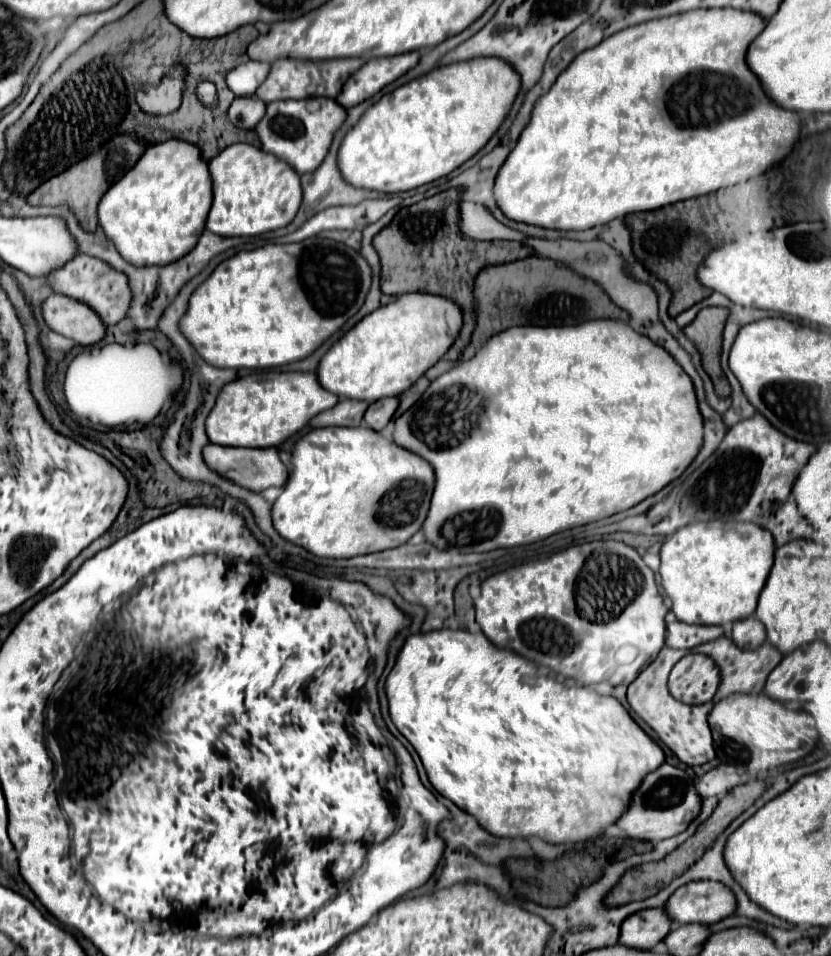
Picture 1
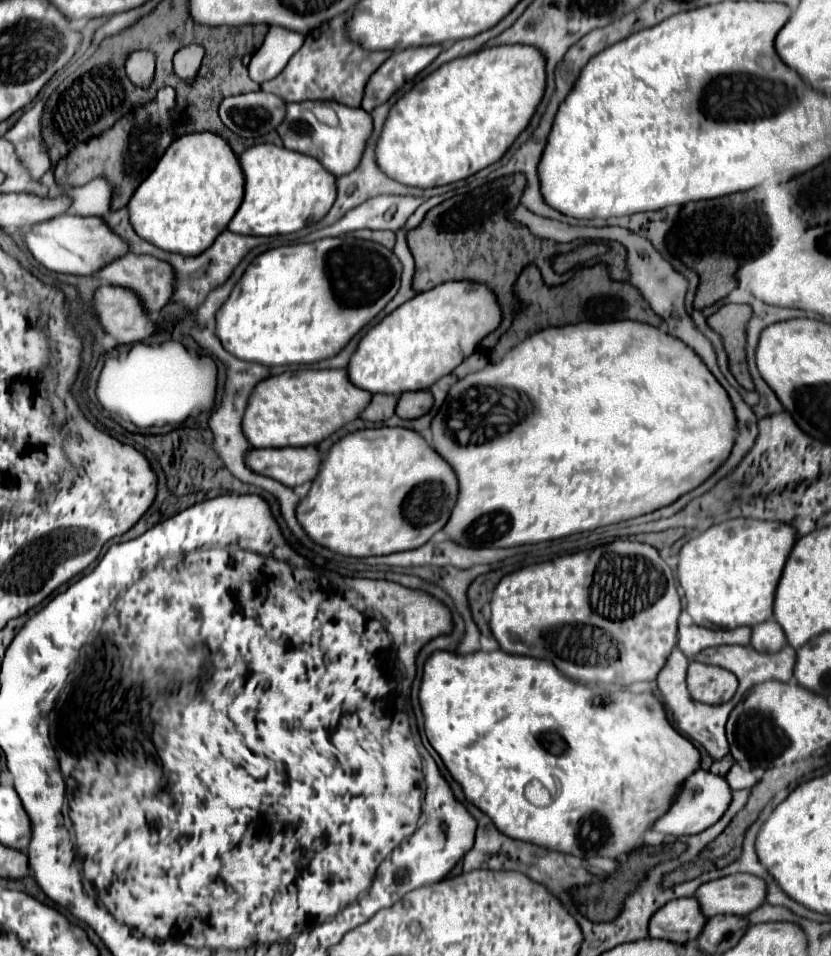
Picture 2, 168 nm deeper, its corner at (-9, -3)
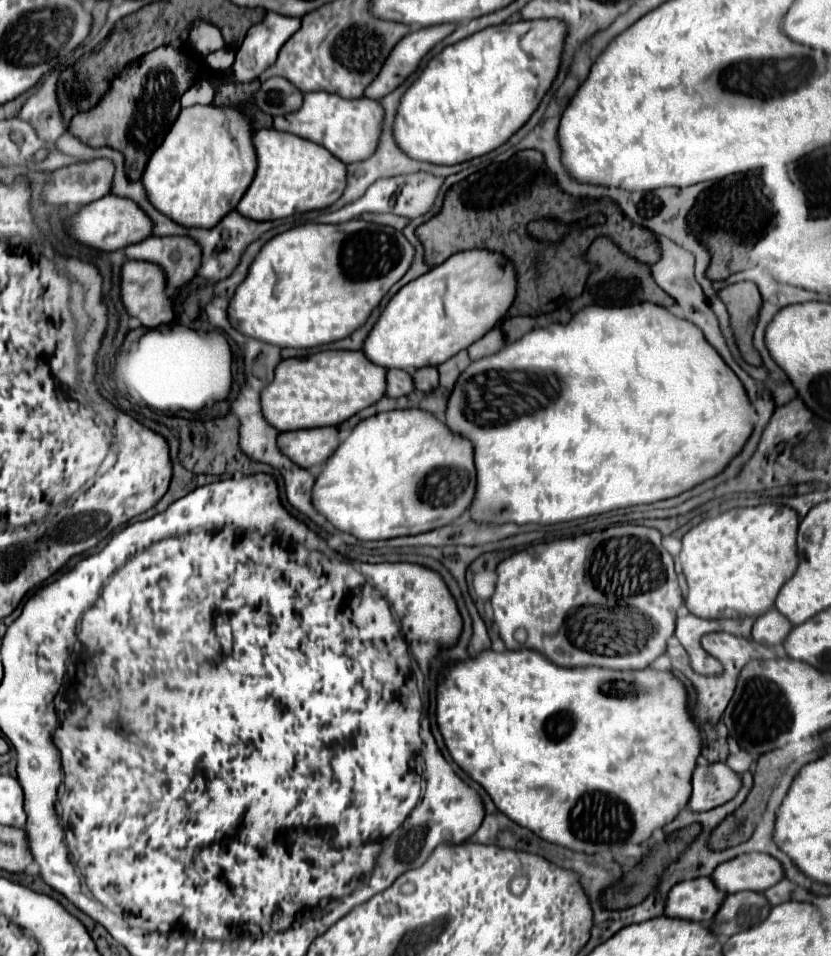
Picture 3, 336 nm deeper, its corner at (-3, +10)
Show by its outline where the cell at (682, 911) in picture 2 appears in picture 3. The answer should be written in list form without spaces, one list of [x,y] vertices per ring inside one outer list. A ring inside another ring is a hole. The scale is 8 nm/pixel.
[[[696,878],[678,882],[664,902],[664,914],[670,918],[684,918],[708,924],[716,914],[724,894],[712,884],[710,878]]]

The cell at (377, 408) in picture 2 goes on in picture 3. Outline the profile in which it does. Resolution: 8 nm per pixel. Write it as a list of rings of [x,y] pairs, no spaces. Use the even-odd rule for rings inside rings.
[[[388,370],[386,374],[386,392],[384,396],[388,398],[398,398],[398,396],[406,396],[414,390],[412,386],[412,376],[404,370]]]

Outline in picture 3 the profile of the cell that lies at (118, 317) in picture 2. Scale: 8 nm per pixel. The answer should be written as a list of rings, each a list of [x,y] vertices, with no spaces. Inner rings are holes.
[[[124,262],[120,270],[120,300],[126,308],[126,312],[132,318],[138,318],[142,326],[146,328],[158,328],[160,324],[168,324],[172,320],[172,304],[168,296],[164,294],[166,280],[162,278],[162,270],[158,266],[148,264],[148,262]]]

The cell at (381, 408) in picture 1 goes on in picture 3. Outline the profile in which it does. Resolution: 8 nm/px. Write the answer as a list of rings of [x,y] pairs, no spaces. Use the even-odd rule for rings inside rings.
[[[432,366],[416,370],[412,374],[412,378],[414,378],[414,390],[418,390],[418,392],[430,392],[438,386],[438,372]]]

